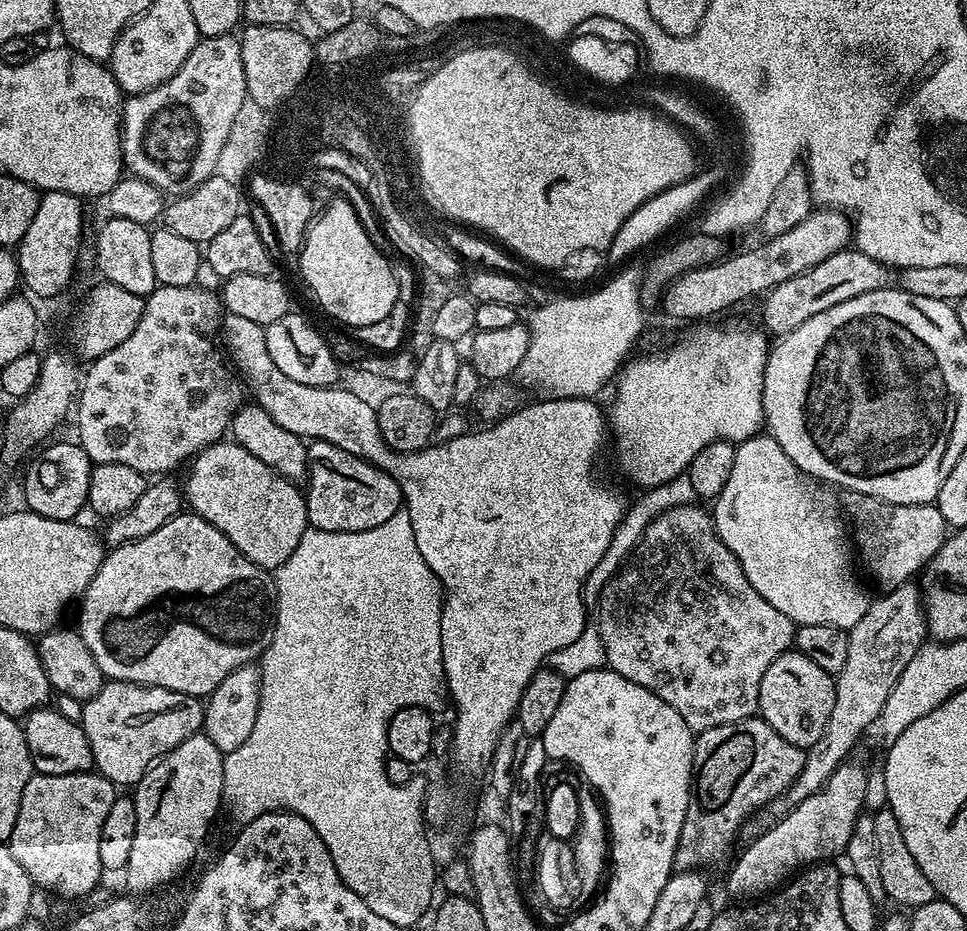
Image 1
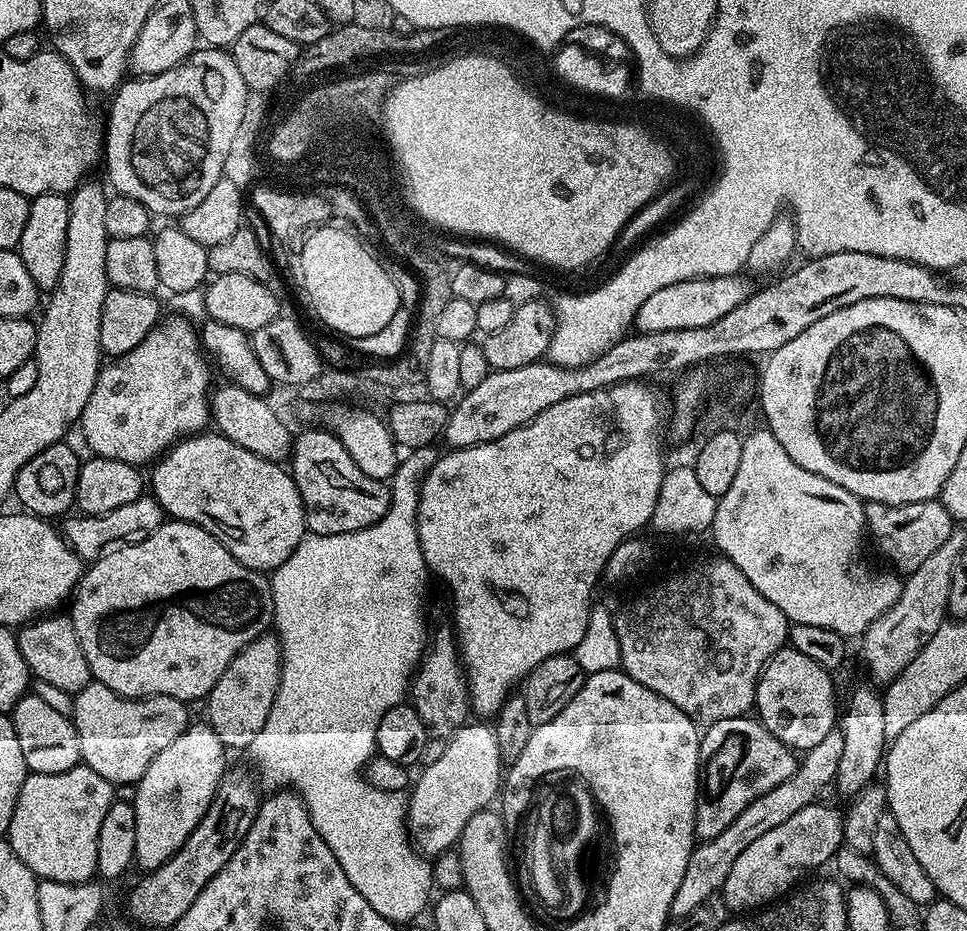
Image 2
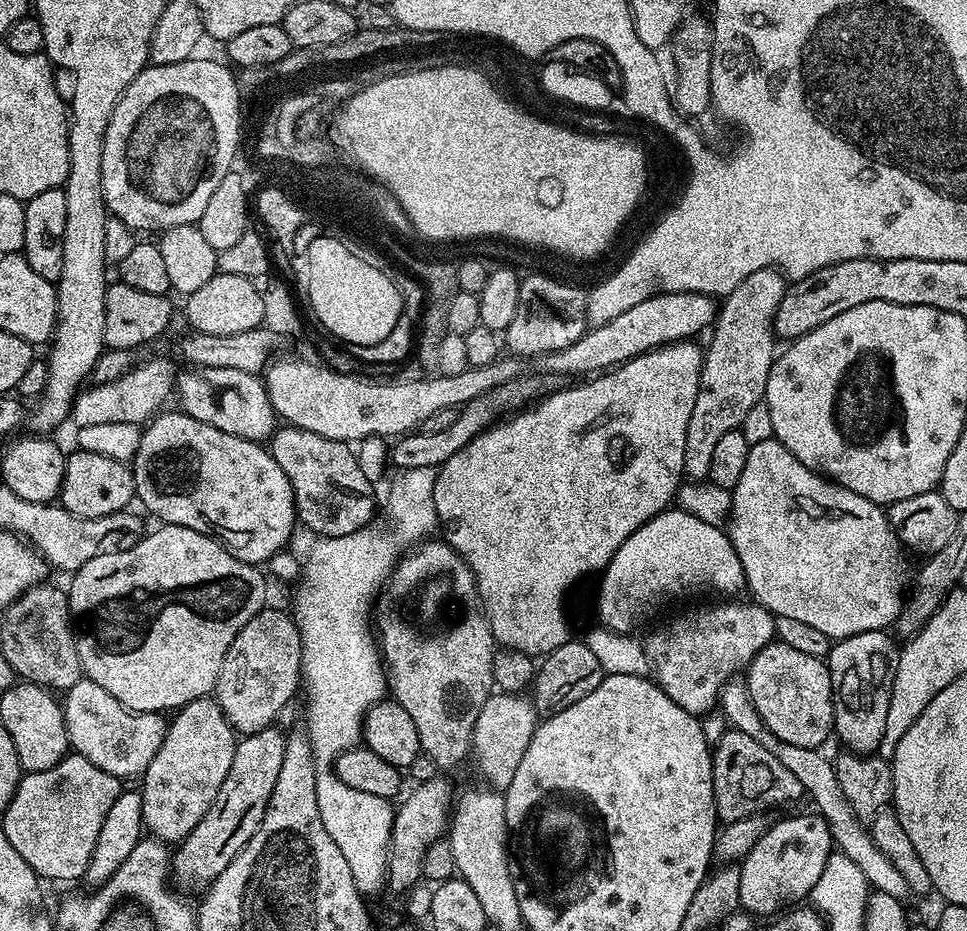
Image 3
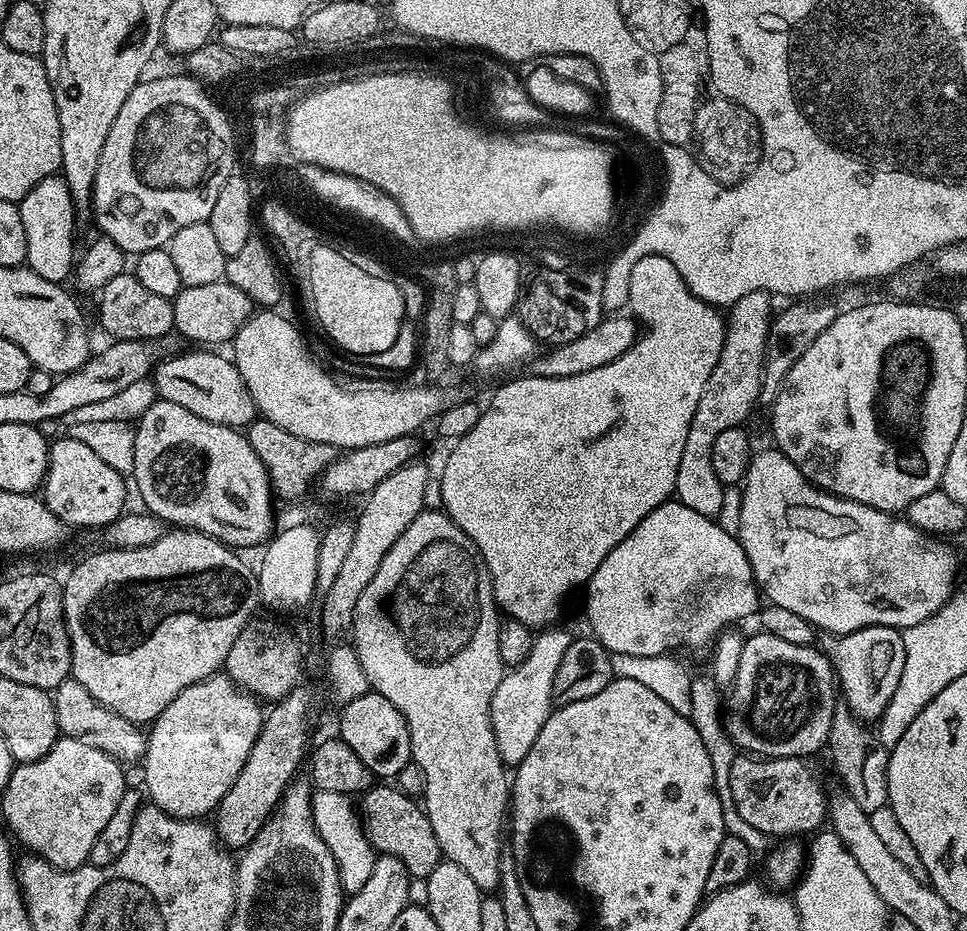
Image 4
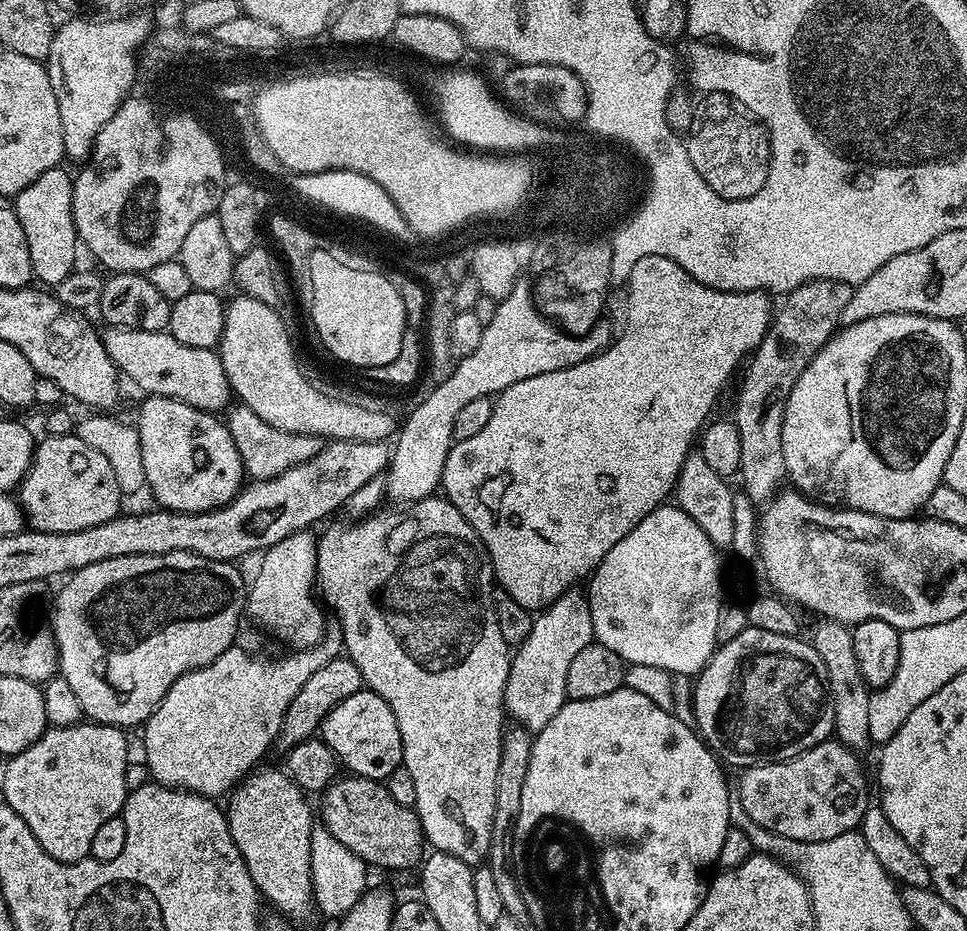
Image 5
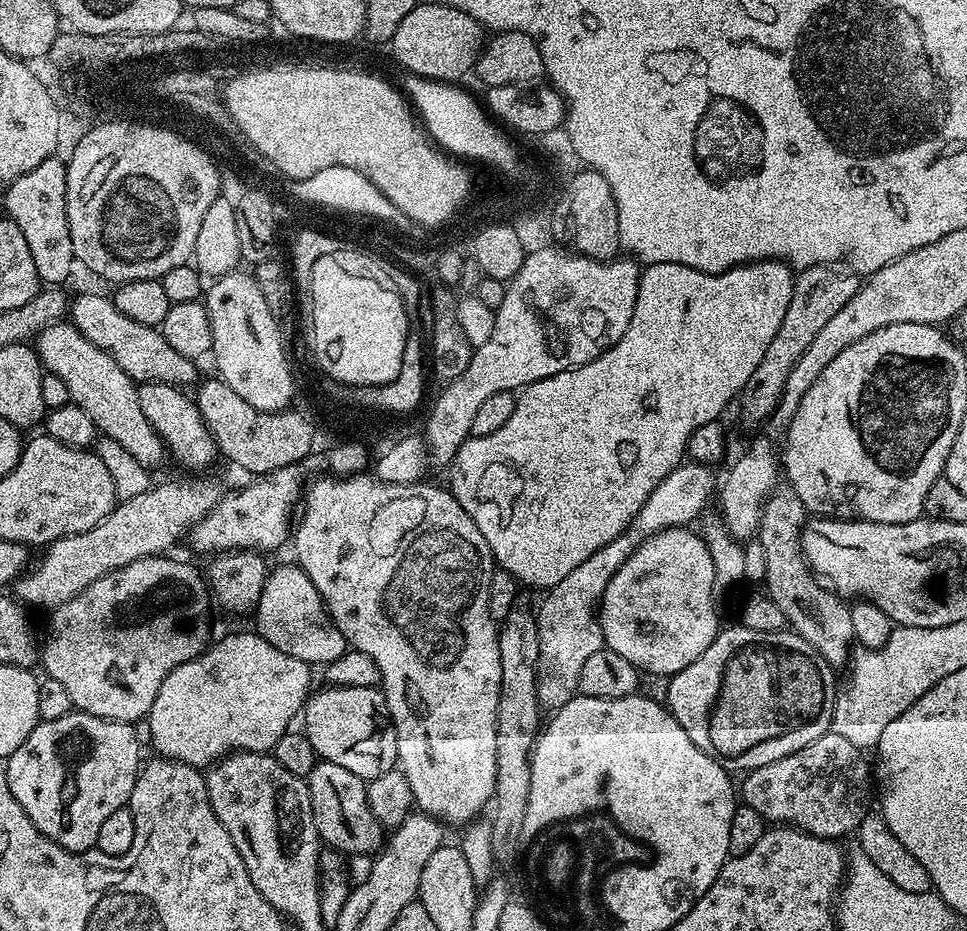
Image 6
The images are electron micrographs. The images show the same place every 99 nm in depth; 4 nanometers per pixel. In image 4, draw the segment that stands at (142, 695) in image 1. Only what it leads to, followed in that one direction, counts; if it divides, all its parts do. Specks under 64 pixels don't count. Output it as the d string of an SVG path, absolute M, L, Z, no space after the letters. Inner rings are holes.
M71 678L64 680L52 692L52 701L61 737L69 736L95 748L101 748L103 752L121 762L127 762L127 760L143 761L144 753L148 750L148 737L145 729L139 724L114 714L114 710L99 704L88 693L86 686L82 686L82 682Z

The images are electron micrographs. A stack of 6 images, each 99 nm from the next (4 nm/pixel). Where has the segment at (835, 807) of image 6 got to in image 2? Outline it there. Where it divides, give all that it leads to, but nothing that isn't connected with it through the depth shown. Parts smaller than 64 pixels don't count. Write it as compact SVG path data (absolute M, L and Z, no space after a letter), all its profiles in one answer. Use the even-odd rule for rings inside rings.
M735 716L707 725L700 737L702 761L702 795L696 802L696 835L701 841L722 834L726 826L766 790L782 786L798 767L798 756L777 736L771 736L759 719Z

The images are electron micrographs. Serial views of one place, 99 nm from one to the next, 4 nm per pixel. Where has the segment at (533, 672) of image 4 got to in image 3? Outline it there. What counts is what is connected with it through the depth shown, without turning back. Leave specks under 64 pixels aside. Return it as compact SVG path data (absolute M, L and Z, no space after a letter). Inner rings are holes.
M497 691L486 698L482 710L478 710L478 722L474 722L470 756L476 759L477 770L493 789L507 790L510 786L537 723L536 707L527 695Z

